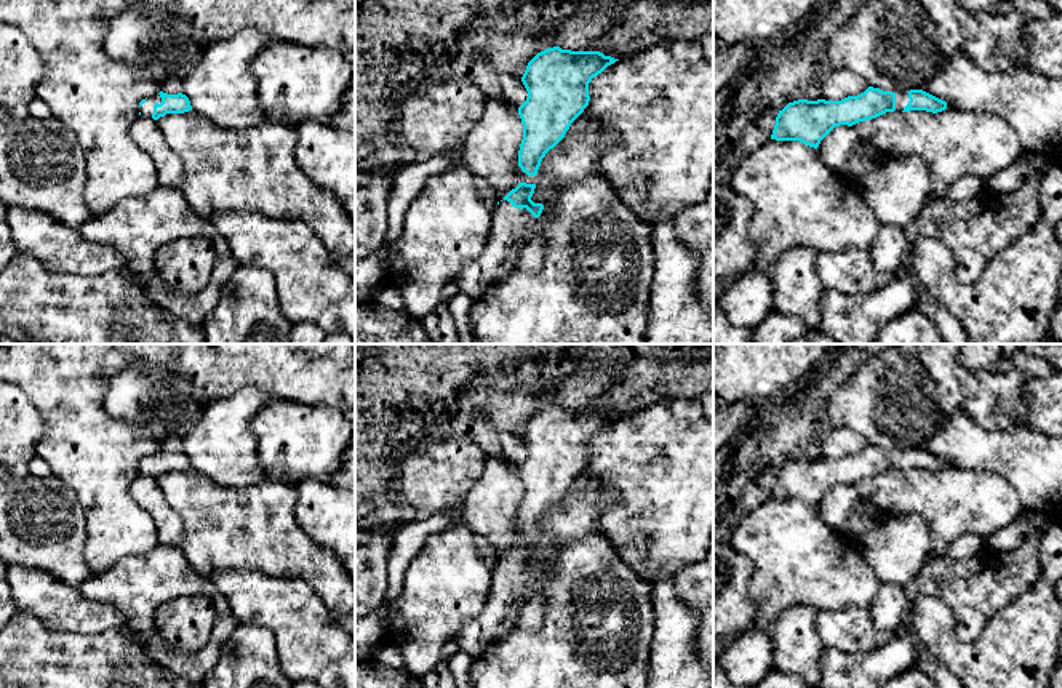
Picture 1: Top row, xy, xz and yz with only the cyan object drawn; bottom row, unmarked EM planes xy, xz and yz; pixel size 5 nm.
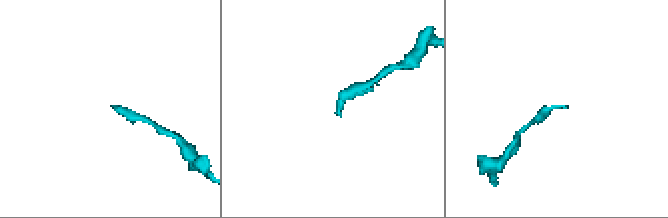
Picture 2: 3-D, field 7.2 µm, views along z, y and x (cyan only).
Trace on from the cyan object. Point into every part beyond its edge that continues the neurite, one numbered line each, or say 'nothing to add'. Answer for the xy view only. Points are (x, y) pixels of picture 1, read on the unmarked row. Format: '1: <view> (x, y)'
1: xy (146, 468)

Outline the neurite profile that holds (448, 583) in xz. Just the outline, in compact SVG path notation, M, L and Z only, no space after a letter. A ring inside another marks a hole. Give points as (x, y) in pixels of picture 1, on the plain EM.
M453 525L432 534L405 571L403 590L390 606L390 624L385 627L382 643L393 645L405 661L405 669L416 678L427 675L440 661L441 648L454 640L462 624L478 616L488 600L497 555L485 536L467 525Z

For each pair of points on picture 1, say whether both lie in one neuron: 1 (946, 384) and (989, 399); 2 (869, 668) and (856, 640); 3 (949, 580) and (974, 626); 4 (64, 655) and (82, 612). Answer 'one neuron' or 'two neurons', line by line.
1: one neuron
2: two neurons
3: one neuron
4: two neurons

